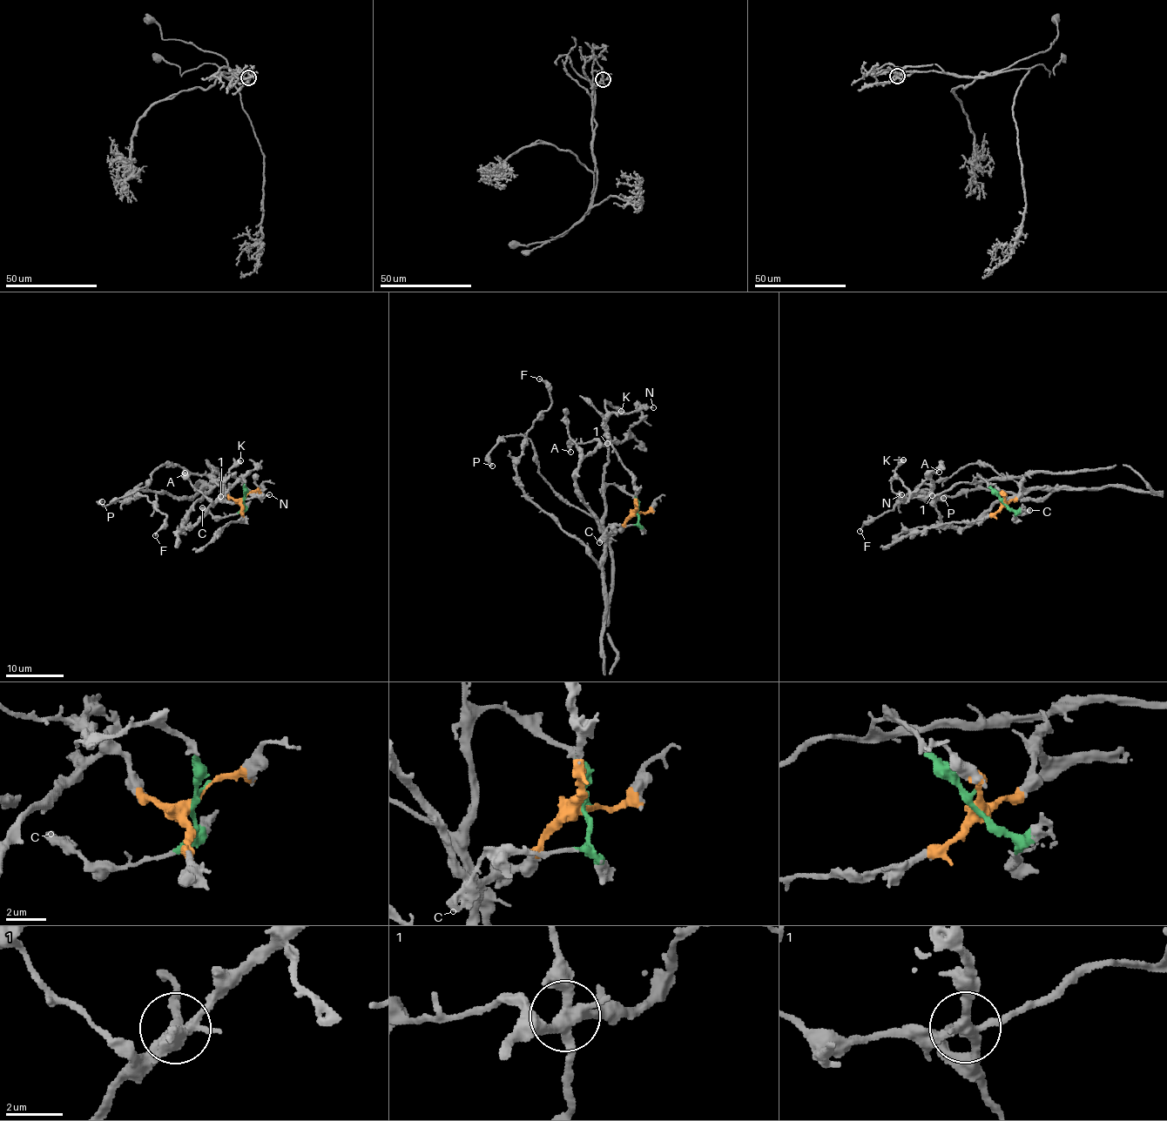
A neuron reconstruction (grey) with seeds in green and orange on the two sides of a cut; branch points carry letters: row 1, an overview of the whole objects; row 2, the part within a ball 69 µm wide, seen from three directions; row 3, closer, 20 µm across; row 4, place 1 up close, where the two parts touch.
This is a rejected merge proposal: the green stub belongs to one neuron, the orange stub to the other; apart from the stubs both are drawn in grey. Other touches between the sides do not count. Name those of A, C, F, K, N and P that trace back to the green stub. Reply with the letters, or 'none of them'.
C, K, N, P

